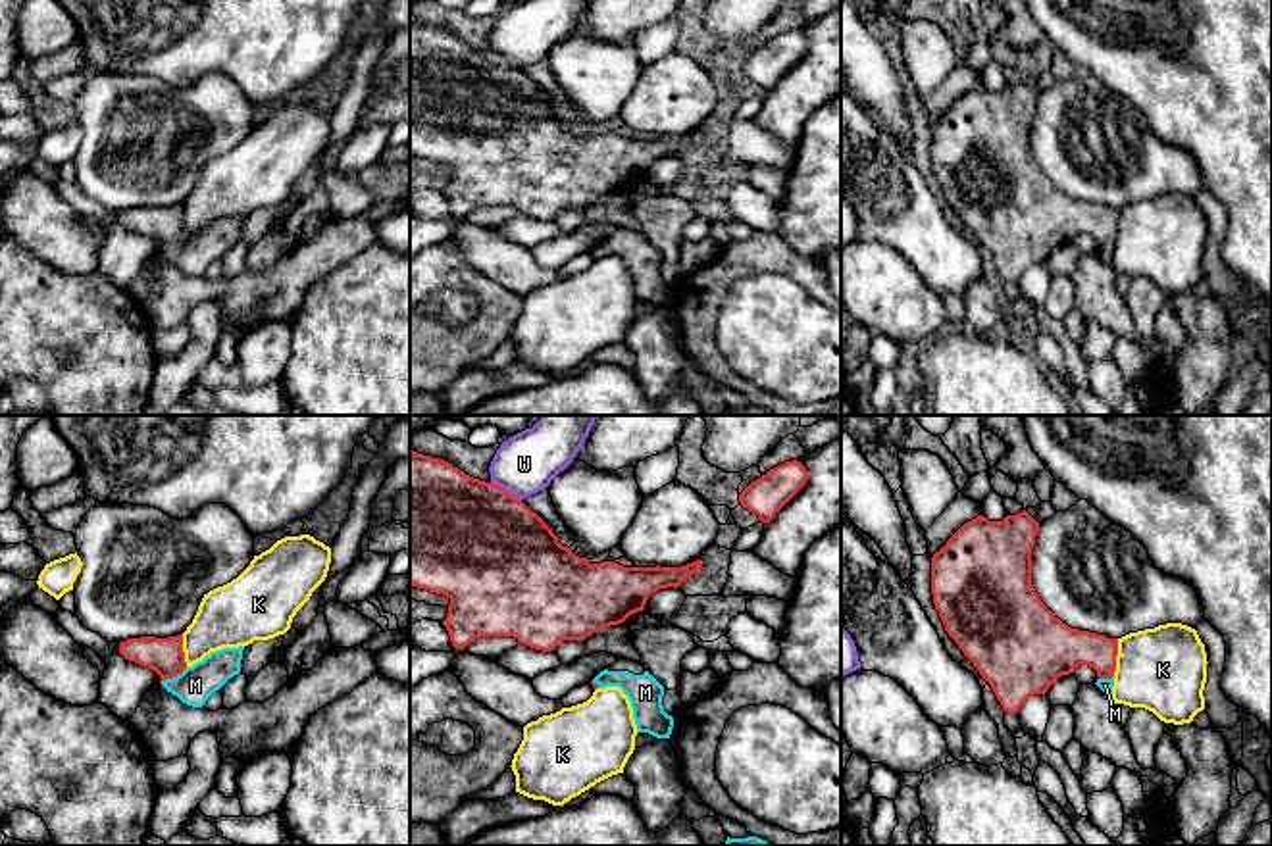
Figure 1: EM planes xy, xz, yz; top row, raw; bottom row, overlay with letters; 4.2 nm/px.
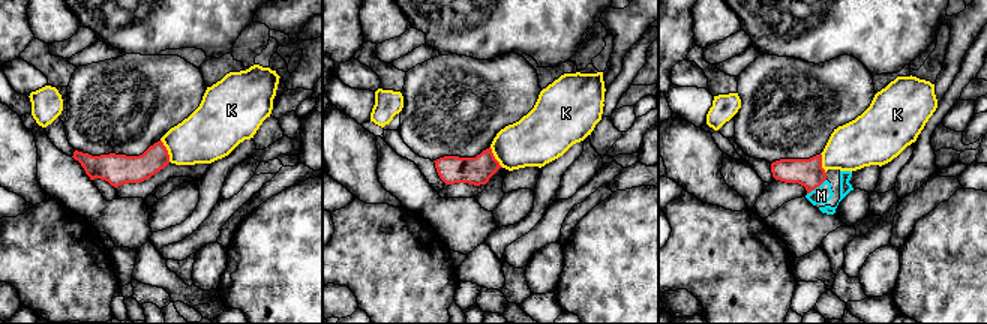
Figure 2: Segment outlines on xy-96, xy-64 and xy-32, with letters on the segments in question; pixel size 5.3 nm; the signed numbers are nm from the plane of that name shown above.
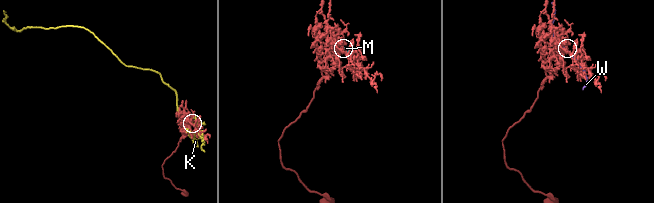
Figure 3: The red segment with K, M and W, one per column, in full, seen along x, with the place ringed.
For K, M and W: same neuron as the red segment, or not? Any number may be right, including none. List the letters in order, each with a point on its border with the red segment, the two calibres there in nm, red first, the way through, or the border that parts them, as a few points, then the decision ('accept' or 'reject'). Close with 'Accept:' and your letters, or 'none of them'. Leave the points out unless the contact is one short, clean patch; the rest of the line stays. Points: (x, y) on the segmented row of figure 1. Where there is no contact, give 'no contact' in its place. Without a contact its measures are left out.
K: yz (1115, 658) | 220/360 nm | reject
M: xy (172, 677) | 150/160 nm | across xy (166, 656), (172, 677), (195, 685) | accept
W: xz (505, 491) | 500/260 nm | reject
Accept: M

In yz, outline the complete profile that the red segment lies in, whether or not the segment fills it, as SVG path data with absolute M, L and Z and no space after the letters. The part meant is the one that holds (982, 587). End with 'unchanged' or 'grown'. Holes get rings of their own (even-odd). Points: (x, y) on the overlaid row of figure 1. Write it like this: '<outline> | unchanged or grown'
M1026 510L1006 515L1003 521L978 515L964 523L931 558L931 594L945 631L991 684L1006 713L1018 713L1030 696L1045 694L1058 677L1074 673L1080 665L1097 671L1095 684L1105 694L1112 694L1114 686L1118 638L1068 627L1041 602L1031 585L1031 548L1037 531L1039 523Z | grown

